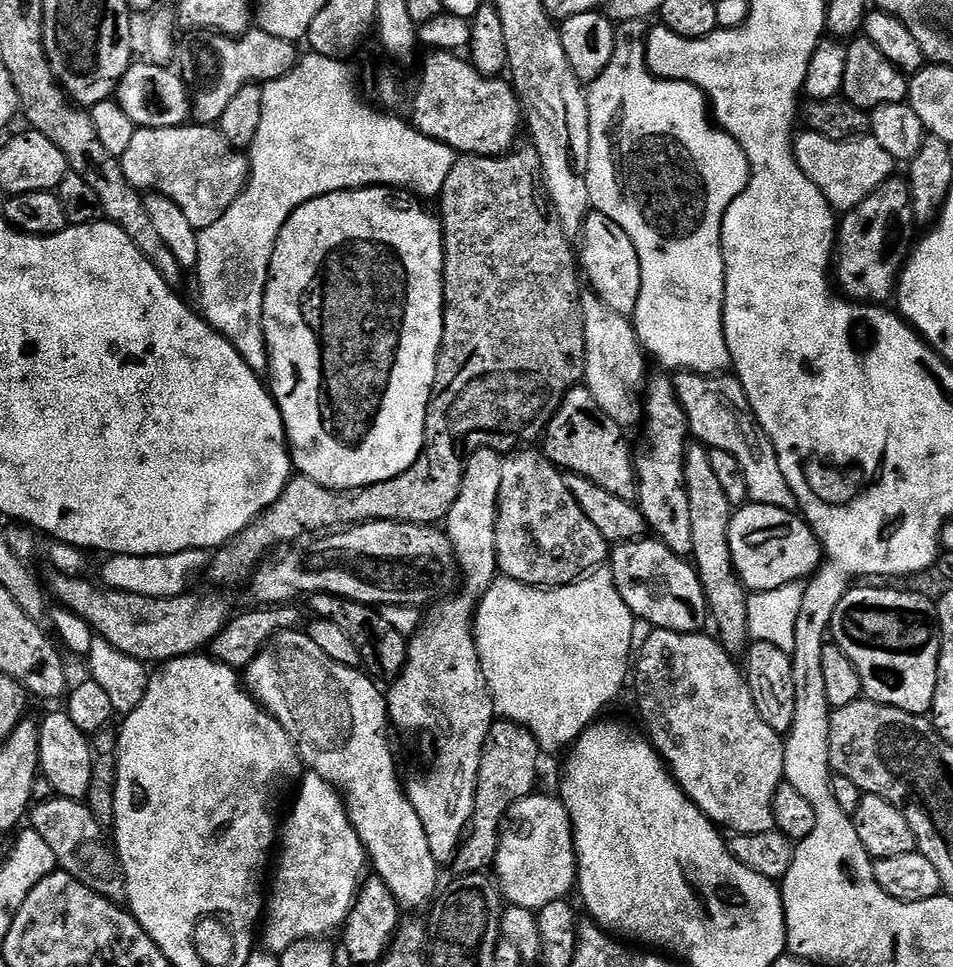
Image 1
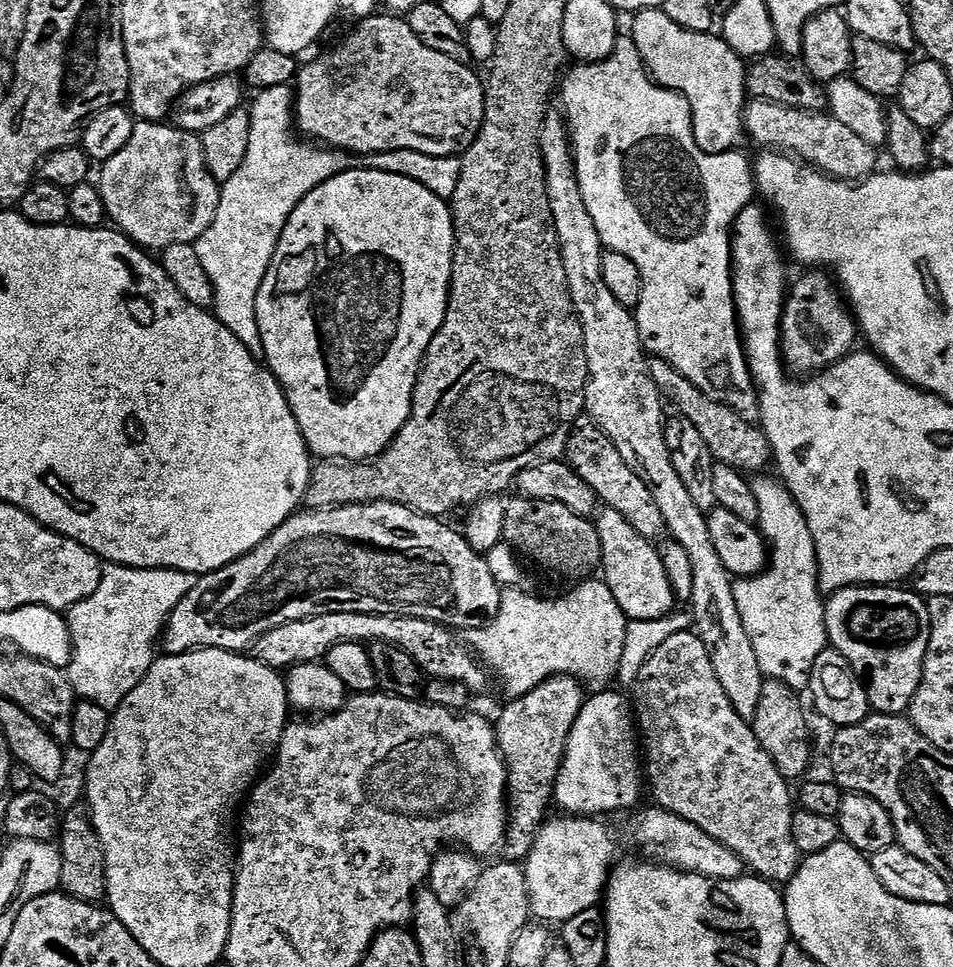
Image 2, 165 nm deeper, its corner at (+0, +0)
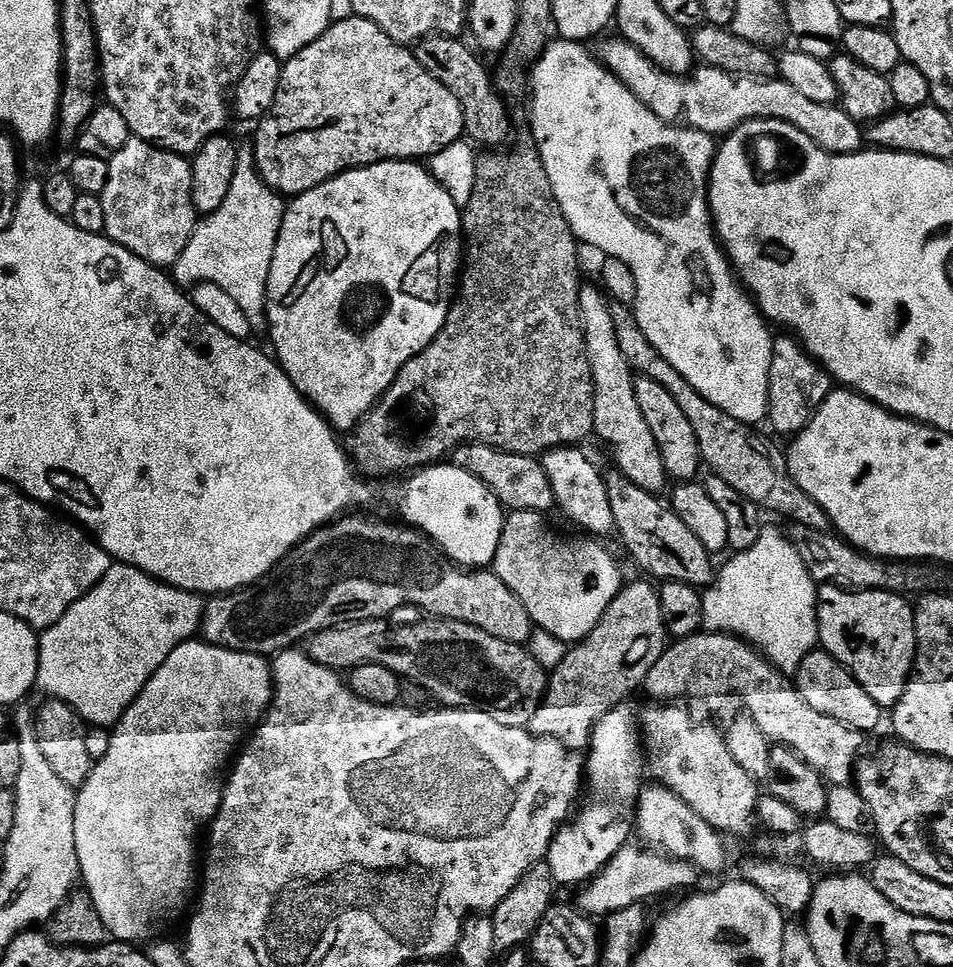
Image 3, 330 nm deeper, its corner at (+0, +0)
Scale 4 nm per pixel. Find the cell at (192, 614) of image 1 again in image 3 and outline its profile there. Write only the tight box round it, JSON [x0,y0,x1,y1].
[199,514,534,658]

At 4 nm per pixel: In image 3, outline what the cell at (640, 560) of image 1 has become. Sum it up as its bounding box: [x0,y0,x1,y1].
[542,446,614,538]

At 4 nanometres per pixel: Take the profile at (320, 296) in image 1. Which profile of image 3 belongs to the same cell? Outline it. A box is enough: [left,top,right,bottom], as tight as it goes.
[268,160,462,430]

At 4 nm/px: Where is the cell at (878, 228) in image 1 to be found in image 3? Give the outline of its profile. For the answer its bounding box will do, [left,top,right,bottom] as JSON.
[766,334,834,438]

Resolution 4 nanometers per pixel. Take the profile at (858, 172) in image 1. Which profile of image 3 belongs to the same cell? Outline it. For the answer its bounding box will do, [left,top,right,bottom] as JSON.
[598,39,866,156]

